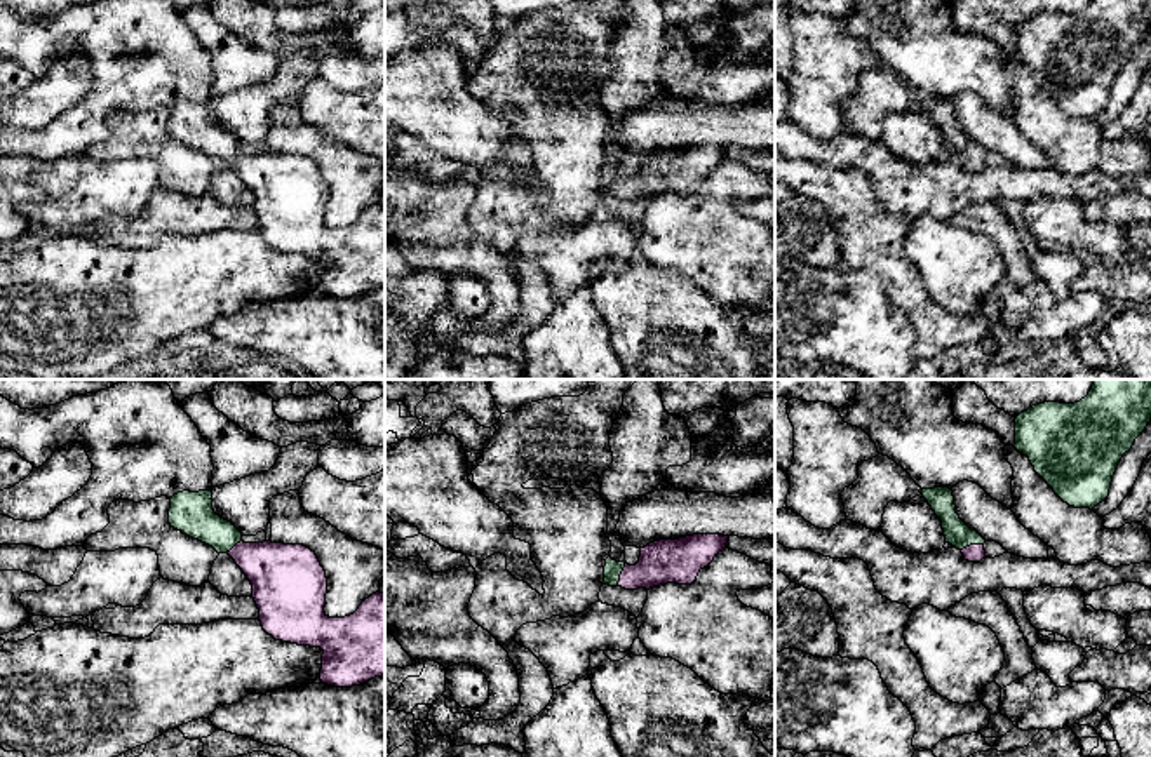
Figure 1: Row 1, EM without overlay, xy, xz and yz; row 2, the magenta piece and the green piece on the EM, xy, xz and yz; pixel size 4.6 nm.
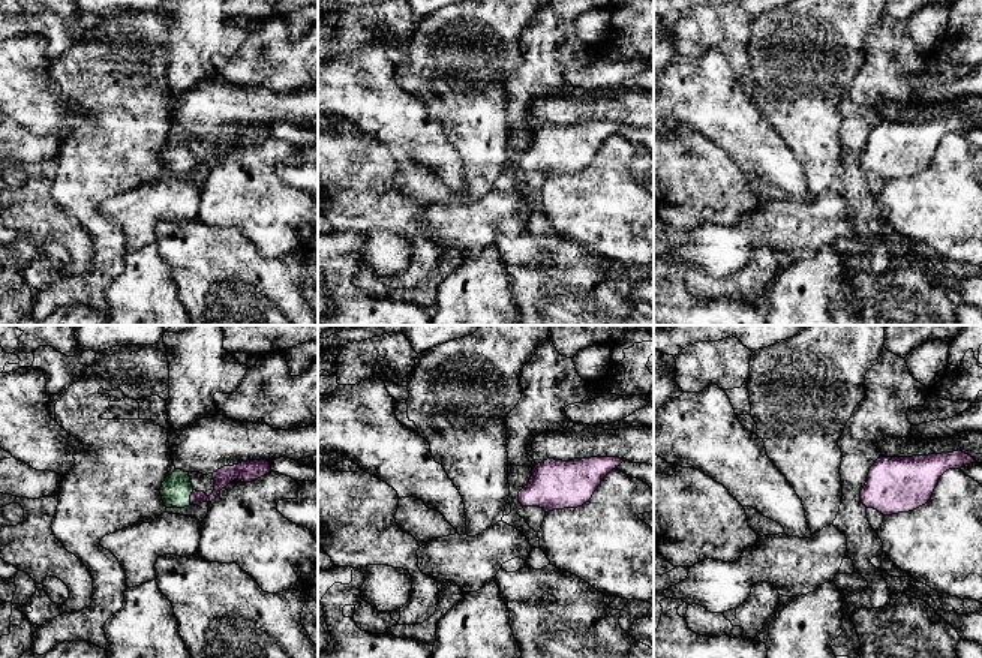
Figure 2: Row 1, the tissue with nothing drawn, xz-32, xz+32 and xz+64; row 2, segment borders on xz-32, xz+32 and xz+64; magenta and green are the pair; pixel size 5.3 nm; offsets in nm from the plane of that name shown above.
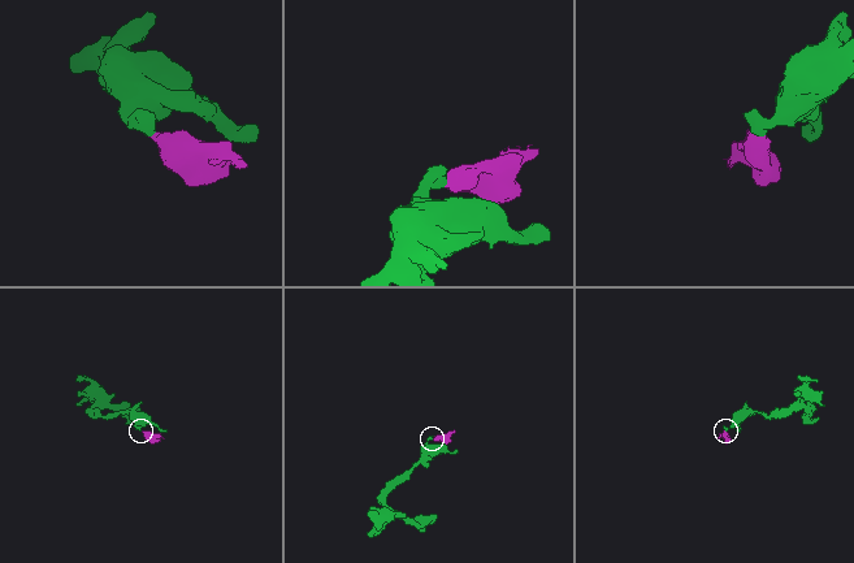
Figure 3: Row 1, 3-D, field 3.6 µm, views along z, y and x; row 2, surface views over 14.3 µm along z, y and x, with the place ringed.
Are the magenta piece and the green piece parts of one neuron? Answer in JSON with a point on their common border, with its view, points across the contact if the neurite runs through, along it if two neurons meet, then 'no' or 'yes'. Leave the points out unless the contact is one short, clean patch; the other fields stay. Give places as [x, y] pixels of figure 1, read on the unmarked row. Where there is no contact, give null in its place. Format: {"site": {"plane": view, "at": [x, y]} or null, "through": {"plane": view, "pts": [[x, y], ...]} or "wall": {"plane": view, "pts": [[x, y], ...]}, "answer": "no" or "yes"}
{"site": {"plane": "xz", "at": [620, 185]}, "through": {"plane": "xz", "pts": [[667, 171], [645, 185], [620, 185], [612, 180]]}, "answer": "yes"}

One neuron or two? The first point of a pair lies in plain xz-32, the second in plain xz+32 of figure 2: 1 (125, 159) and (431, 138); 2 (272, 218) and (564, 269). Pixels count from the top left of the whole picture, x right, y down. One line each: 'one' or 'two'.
1: two
2: two

